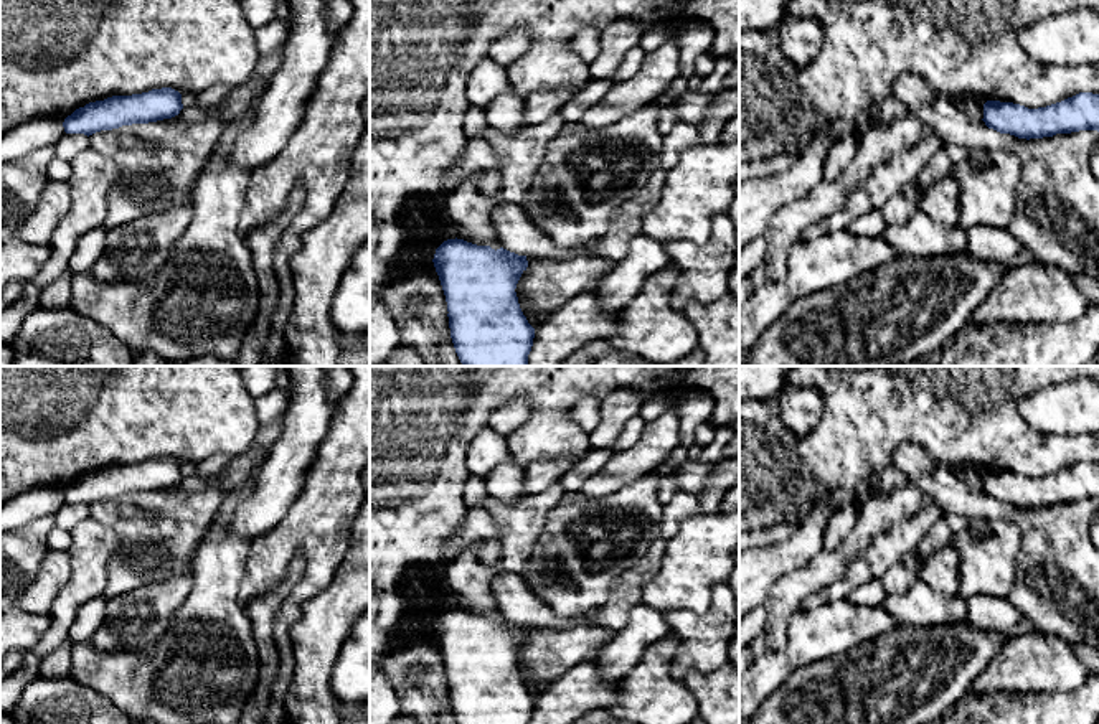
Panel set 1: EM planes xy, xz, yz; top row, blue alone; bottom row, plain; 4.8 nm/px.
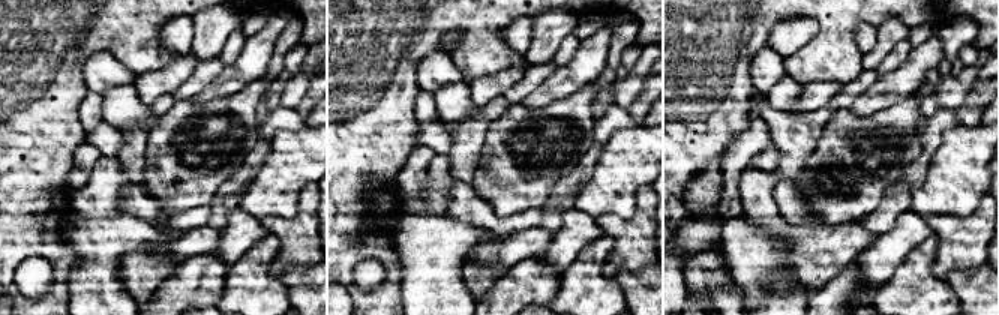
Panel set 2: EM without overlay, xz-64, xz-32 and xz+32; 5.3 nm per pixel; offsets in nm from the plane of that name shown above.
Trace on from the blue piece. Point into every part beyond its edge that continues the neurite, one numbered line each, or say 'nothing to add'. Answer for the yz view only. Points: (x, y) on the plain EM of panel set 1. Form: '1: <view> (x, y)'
nothing to add

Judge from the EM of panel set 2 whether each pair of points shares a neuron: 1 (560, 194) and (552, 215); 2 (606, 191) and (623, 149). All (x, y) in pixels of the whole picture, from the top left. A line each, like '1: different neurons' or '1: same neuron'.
1: same neuron
2: same neuron

